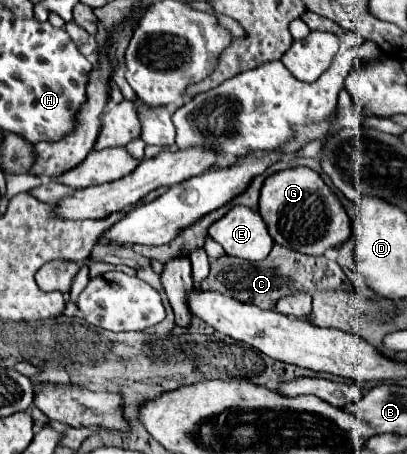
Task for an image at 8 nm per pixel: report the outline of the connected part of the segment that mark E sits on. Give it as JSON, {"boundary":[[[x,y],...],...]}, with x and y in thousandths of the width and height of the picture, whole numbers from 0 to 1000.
{"boundary":[[[575,456],[555,478],[516,500],[516,522],[541,535],[555,562],[604,575],[644,575],[658,566],[673,526],[634,465],[609,456]]]}

